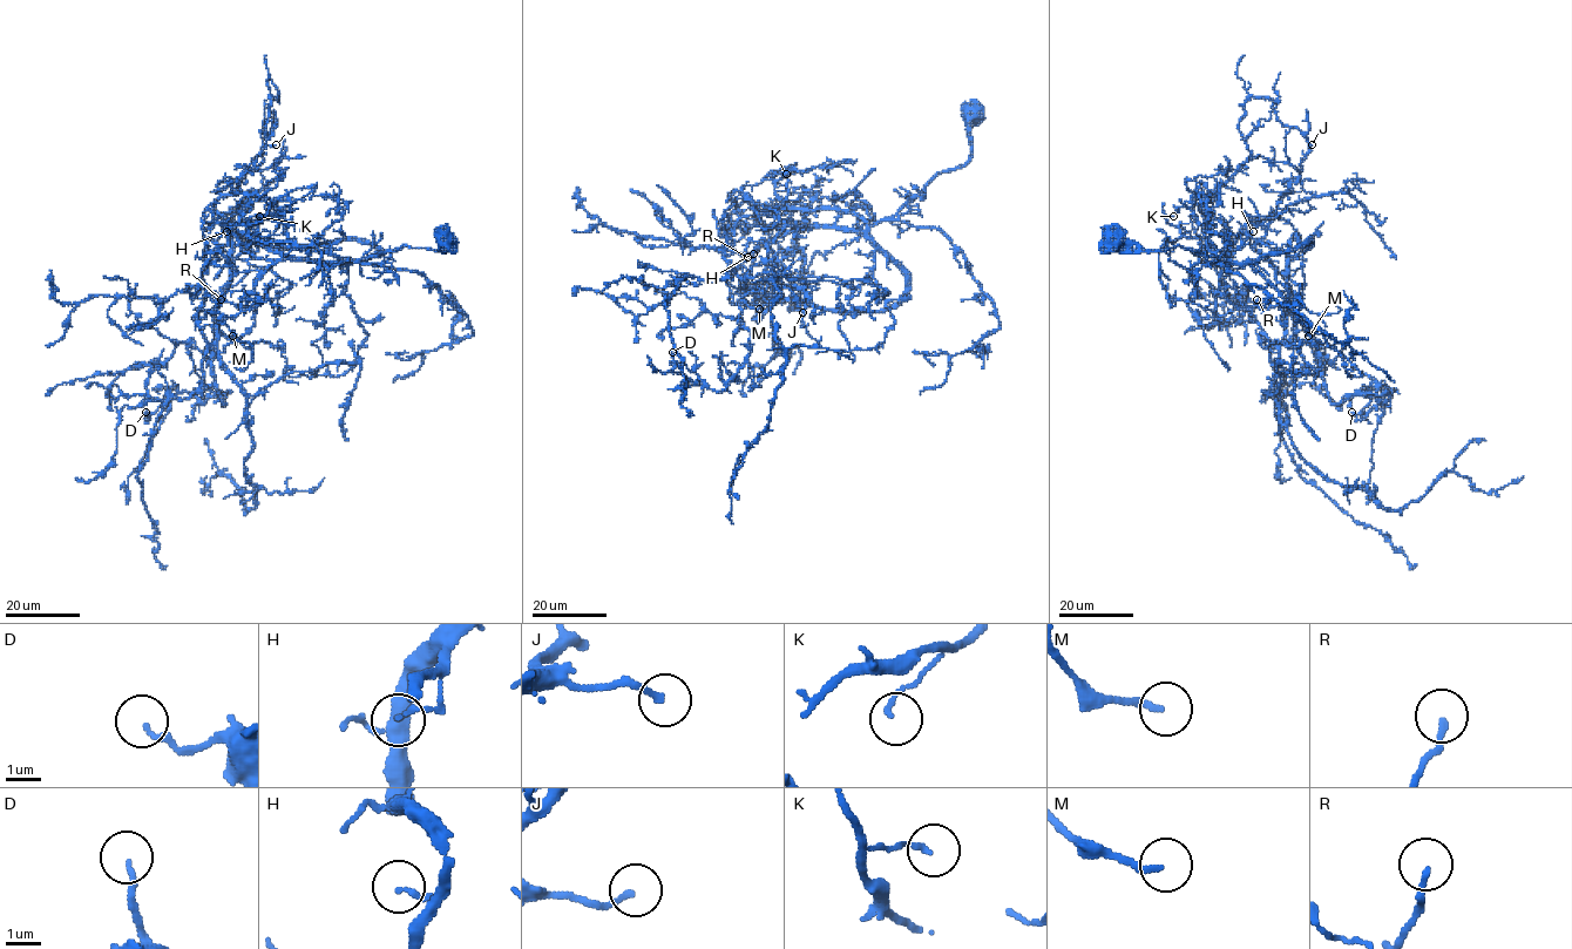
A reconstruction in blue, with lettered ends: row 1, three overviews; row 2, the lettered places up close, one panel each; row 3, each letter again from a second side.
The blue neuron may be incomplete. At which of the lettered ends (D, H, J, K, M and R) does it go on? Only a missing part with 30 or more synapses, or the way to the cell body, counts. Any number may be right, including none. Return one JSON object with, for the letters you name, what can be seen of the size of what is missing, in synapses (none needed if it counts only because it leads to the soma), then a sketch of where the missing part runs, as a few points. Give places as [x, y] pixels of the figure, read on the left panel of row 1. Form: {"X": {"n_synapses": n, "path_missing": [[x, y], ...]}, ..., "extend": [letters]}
{"J": {"n_synapses": 30, "path_missing": [[276, 144], [280, 146], [282, 168], [289, 165], [292, 151]]}, "M": {"n_synapses": 50, "path_missing": [[232, 336], [259, 363], [241, 353]]}, "R": {"n_synapses": 30, "path_missing": [[221, 299], [218, 286], [202, 282], [192, 270], [189, 271]]}, "extend": ["J", "M", "R"]}

